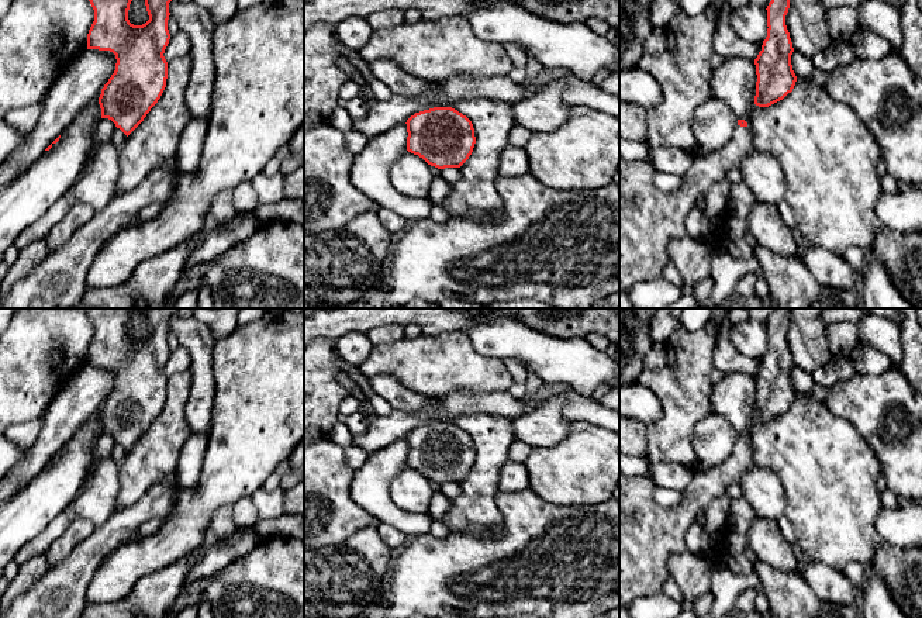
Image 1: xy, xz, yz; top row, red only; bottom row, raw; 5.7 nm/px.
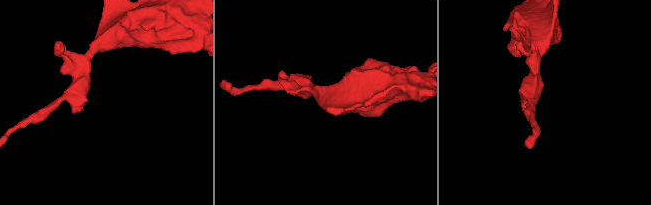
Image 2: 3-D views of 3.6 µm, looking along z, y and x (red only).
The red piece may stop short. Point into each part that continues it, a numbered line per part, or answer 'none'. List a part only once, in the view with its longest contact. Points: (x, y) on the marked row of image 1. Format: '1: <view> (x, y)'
1: yz (649, 220)

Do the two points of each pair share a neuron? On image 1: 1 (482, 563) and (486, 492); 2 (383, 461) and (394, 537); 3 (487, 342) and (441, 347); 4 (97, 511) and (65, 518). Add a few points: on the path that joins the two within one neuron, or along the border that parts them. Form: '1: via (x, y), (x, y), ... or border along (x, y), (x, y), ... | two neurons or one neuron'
1: border along (501, 513), (501, 531), (494, 537), (451, 532) | two neurons
2: border along (380, 522), (397, 528), (410, 538) | two neurons
3: border along (465, 332), (477, 352), (501, 359) | two neurons
4: via (89, 511), (73, 511) | one neuron

